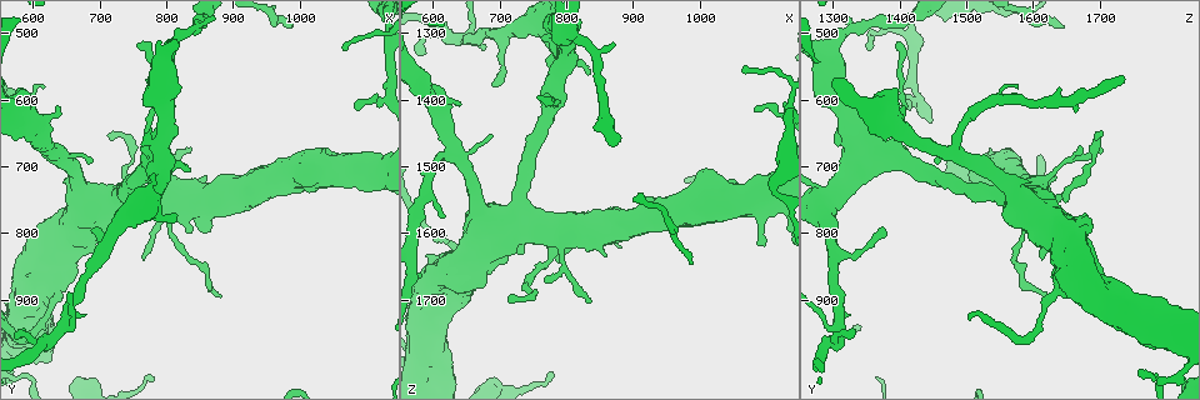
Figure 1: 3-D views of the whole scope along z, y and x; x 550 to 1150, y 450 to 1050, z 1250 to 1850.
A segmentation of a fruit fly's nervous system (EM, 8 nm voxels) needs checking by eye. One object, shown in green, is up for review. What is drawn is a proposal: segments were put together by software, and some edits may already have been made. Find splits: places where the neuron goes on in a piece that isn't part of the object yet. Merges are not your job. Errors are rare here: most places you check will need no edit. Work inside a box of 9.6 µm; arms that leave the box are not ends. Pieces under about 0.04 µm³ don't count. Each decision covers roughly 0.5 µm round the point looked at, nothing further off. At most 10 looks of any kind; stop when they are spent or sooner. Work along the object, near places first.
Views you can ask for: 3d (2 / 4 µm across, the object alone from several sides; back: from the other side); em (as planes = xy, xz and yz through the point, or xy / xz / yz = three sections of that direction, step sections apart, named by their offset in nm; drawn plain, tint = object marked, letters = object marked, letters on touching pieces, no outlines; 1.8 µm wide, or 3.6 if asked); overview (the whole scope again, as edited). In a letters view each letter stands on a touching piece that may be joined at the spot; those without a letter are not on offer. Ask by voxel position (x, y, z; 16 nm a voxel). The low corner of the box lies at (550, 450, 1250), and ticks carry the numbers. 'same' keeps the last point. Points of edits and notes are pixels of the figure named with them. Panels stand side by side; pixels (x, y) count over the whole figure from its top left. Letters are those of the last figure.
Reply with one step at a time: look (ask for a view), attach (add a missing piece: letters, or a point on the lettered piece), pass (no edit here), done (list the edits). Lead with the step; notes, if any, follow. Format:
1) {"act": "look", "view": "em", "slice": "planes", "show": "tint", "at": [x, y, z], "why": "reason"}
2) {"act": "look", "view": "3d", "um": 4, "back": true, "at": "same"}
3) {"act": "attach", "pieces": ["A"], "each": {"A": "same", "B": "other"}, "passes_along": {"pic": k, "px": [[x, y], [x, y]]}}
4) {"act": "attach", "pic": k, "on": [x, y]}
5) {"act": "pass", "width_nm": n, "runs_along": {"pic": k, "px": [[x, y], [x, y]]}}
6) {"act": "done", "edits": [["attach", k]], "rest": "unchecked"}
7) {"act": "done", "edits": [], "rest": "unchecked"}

{"act": "look", "view": "em", "slice": "planes", "show": "letters", "at": [1090, 615, 1420]}

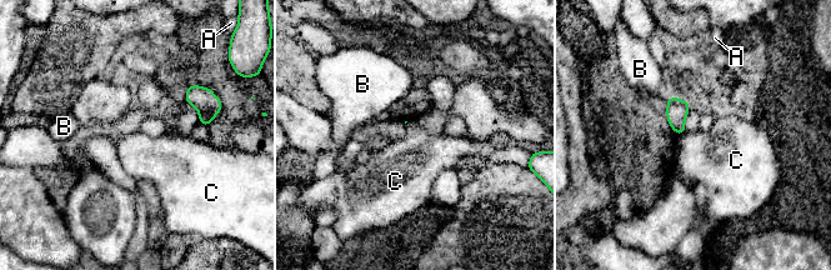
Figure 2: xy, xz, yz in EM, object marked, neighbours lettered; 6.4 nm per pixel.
{"act": "pass", "each": {"A": "other", "B": "other", "C": "other"}, "border": {"pic": 2, "px": [[685, 131], [679, 135]]}, "found": "none of them fits"}

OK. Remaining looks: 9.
{"act": "look", "view": "em", "um": 3.6, "slice": "planes", "show": "tint", "at": [760, 755, 1290], "why": "sudden change in width"}

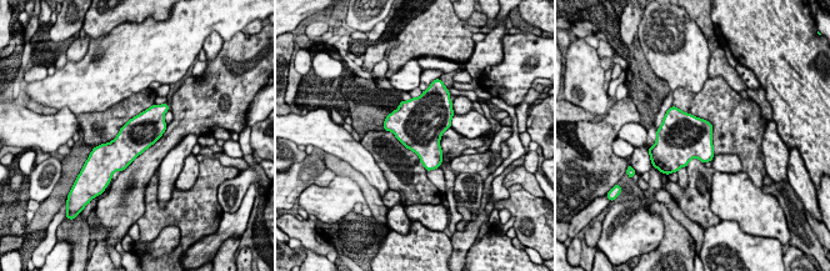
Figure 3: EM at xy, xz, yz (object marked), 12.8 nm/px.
{"act": "look", "view": "em", "um": 3.6, "slice": "planes", "show": "letters", "at": "same", "why": "what lies round it"}

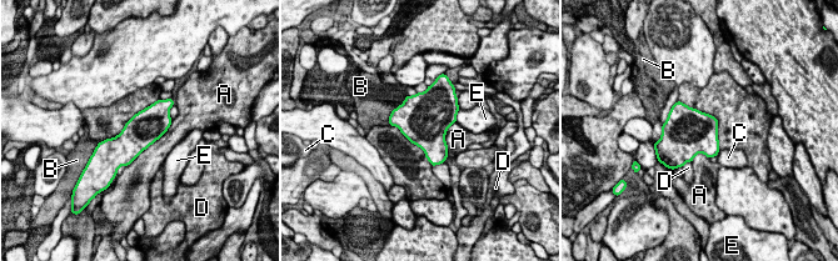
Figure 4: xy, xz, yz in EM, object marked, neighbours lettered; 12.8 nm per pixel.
{"act": "pass", "width_nm": 440, "each": {"A": "other", "B": "other", "C": "other", "D": "other", "E": "other"}, "border": {"pic": 4, "px": [[173, 120], [159, 137], [125, 166]]}, "found": "no lettered piece goes on from it"}

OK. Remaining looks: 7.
{"act": "look", "view": "em", "slice": "planes", "show": "plain", "at": [885, 895, 1620], "why": "thin end"}

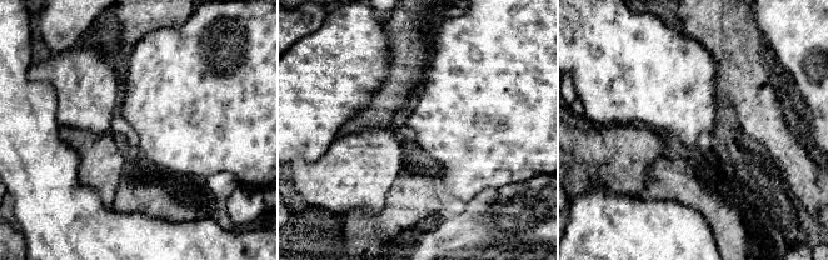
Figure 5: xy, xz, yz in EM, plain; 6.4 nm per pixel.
{"act": "look", "view": "em", "slice": "planes", "show": "letters", "at": "same", "why": "see the neighbours"}

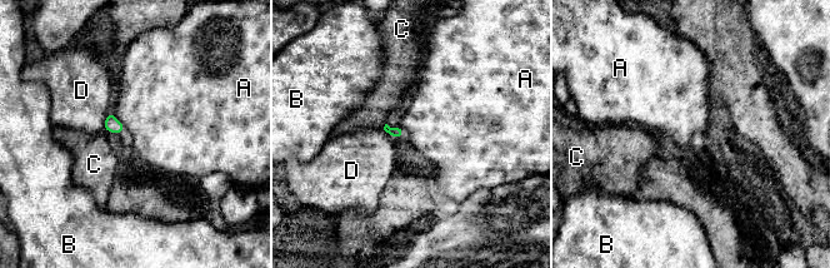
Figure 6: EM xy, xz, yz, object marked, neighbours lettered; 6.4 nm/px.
{"act": "pass", "width_nm": 60, "longest_contact_nm": ["A", 150], "each": {"A": "other", "B": "other", "C": "other", "D": "other"}, "found": "none of them fits"}

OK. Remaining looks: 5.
{"act": "look", "view": "em", "um": 3.6, "slice": "planes", "show": "letters", "at": [720, 745, 1565], "why": "calibre changes"}

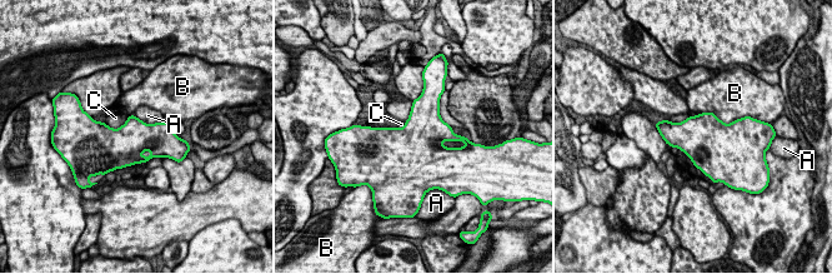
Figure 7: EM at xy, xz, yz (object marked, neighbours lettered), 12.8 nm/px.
{"act": "pass", "width_nm": 550, "each": {"A": "other", "B": "other", "C": "other"}, "found": "none of them fits"}

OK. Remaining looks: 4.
{"act": "done", "edits": [], "rest": "unchecked"}

